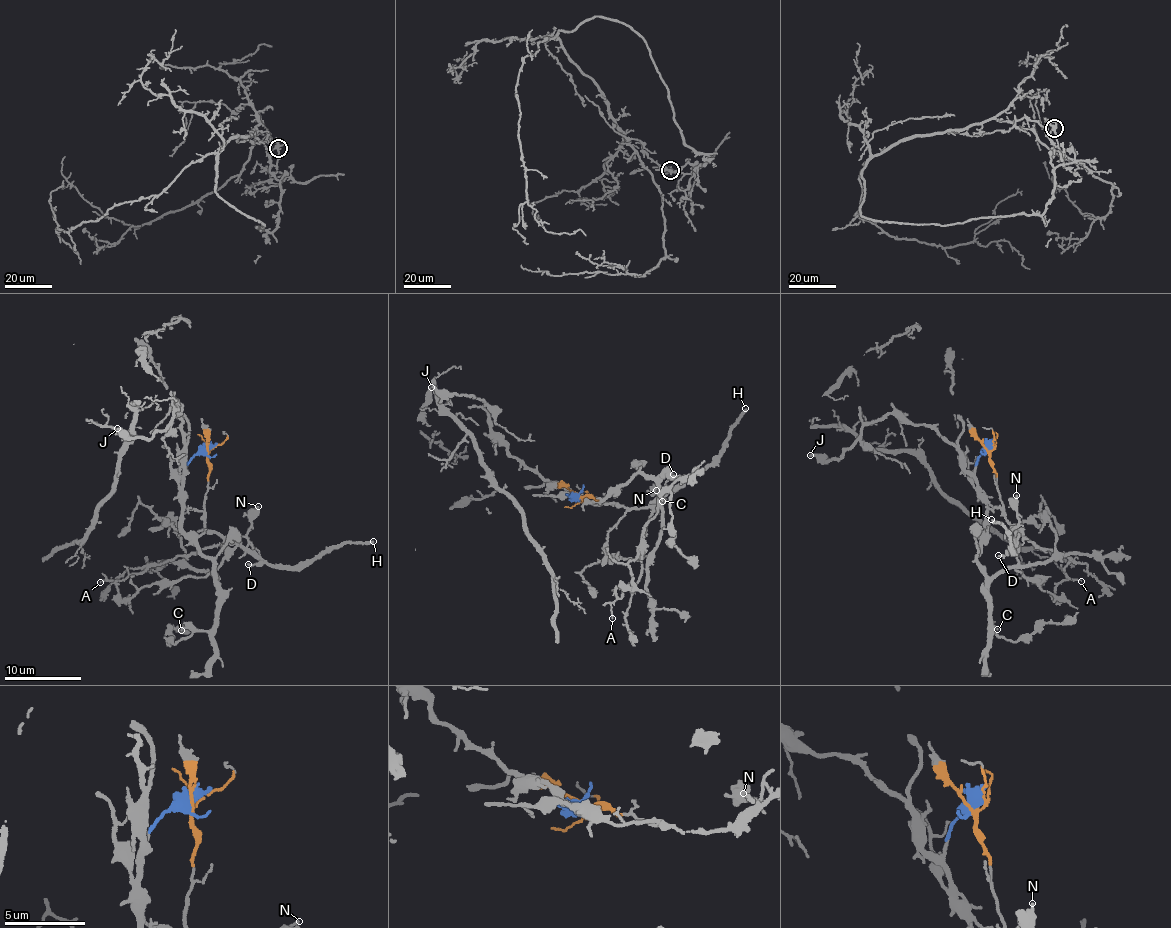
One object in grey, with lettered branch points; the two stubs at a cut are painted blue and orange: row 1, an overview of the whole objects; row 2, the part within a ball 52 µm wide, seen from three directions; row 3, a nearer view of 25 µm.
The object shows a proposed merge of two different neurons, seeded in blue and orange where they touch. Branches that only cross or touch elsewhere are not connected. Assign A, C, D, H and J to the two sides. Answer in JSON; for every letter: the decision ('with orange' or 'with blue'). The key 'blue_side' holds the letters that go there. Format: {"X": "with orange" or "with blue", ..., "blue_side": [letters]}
{"A": "with orange", "C": "with blue", "D": "with orange", "H": "with orange", "J": "with blue", "blue_side": ["C", "J"]}

